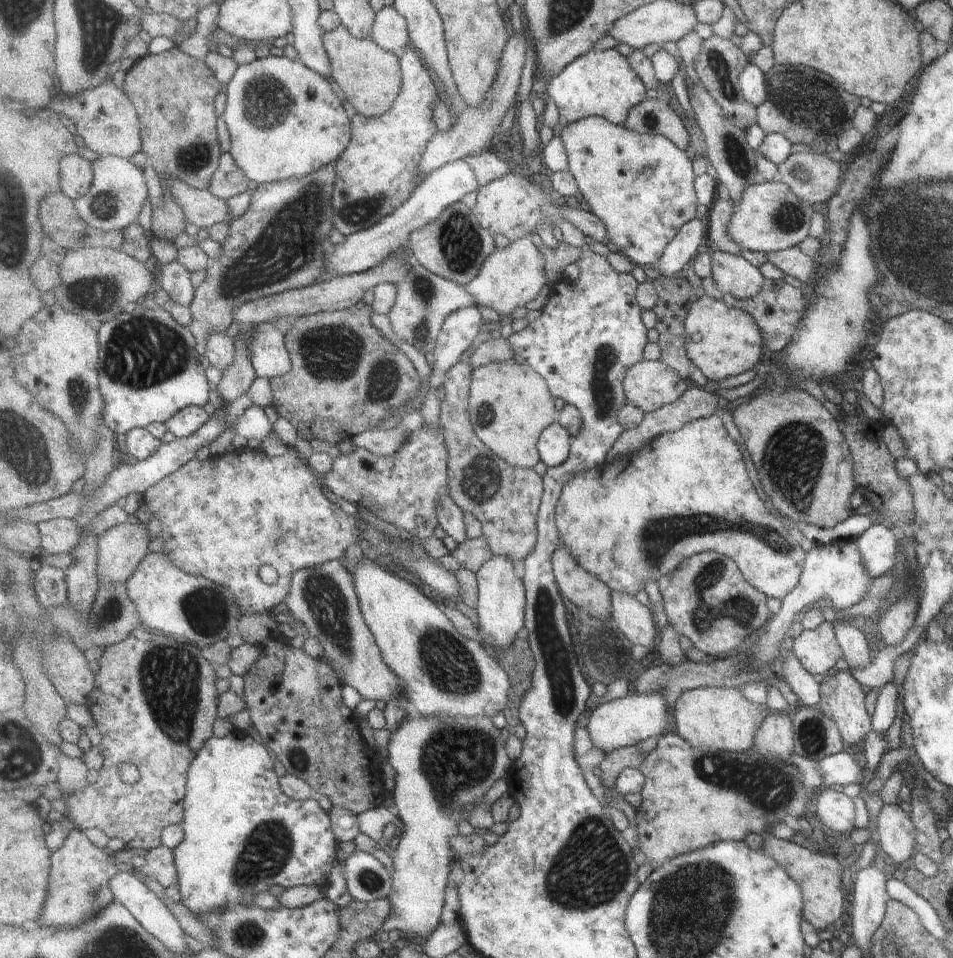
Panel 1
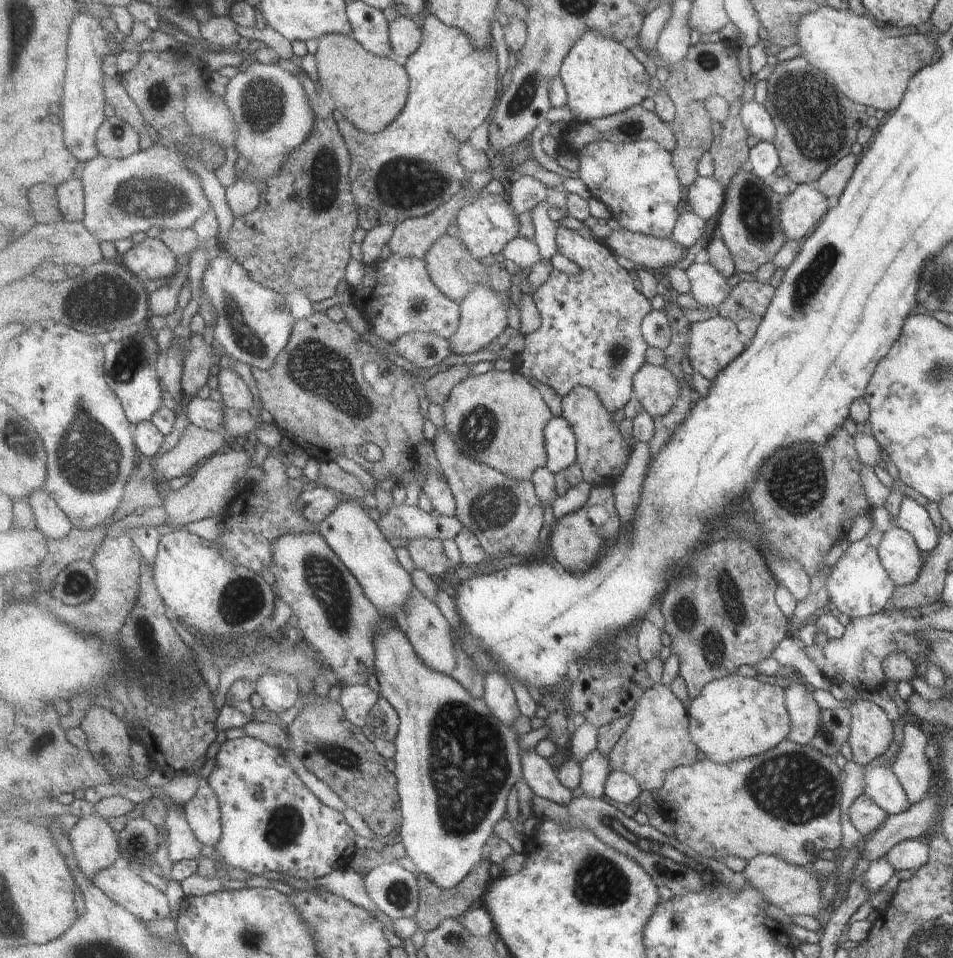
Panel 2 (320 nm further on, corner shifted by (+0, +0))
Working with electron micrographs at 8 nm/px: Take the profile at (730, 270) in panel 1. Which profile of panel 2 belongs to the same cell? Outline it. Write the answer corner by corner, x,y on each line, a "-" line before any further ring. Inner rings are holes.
710,262
693,263
686,271
692,285
692,295
699,306
718,307
731,296
734,280
721,274

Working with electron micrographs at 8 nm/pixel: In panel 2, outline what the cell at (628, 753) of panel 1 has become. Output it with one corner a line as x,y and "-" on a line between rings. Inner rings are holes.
656,683
643,694
631,716
627,730
611,752
611,766
613,771
633,774
644,790
655,793
663,789
671,770
691,766
697,760
700,749
691,738
688,709
669,686

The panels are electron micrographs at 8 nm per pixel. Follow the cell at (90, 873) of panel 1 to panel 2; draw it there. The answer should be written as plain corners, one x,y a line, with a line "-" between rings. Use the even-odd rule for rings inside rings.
94,813
80,818
69,831
69,840
79,864
79,870
95,882
103,870
121,864
120,842
111,824

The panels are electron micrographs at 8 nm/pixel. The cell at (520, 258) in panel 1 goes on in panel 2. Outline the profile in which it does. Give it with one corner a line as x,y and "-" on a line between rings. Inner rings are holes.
479,284
471,290
471,293
460,305
462,307
462,322
459,332
453,340
449,340
452,353
455,355
468,355
474,352
483,351
499,334
503,334
510,326
511,292
499,292
491,286

